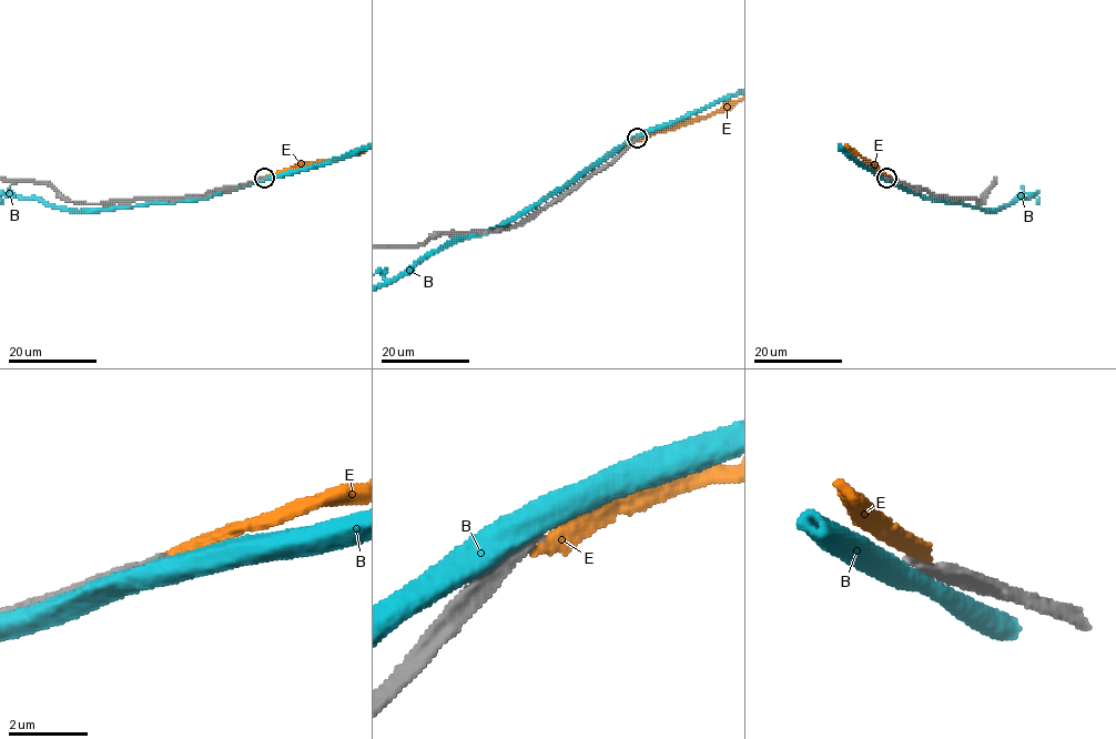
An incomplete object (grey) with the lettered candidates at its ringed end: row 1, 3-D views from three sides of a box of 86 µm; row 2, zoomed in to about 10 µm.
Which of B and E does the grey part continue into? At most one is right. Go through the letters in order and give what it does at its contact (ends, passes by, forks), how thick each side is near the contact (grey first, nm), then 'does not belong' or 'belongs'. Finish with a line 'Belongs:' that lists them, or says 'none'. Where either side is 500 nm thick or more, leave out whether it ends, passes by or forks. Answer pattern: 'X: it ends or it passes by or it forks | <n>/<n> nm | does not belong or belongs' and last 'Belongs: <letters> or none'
B: 500/600 nm | does not belong
E: it ends | 360/340 nm | does not belong
Belongs: none

